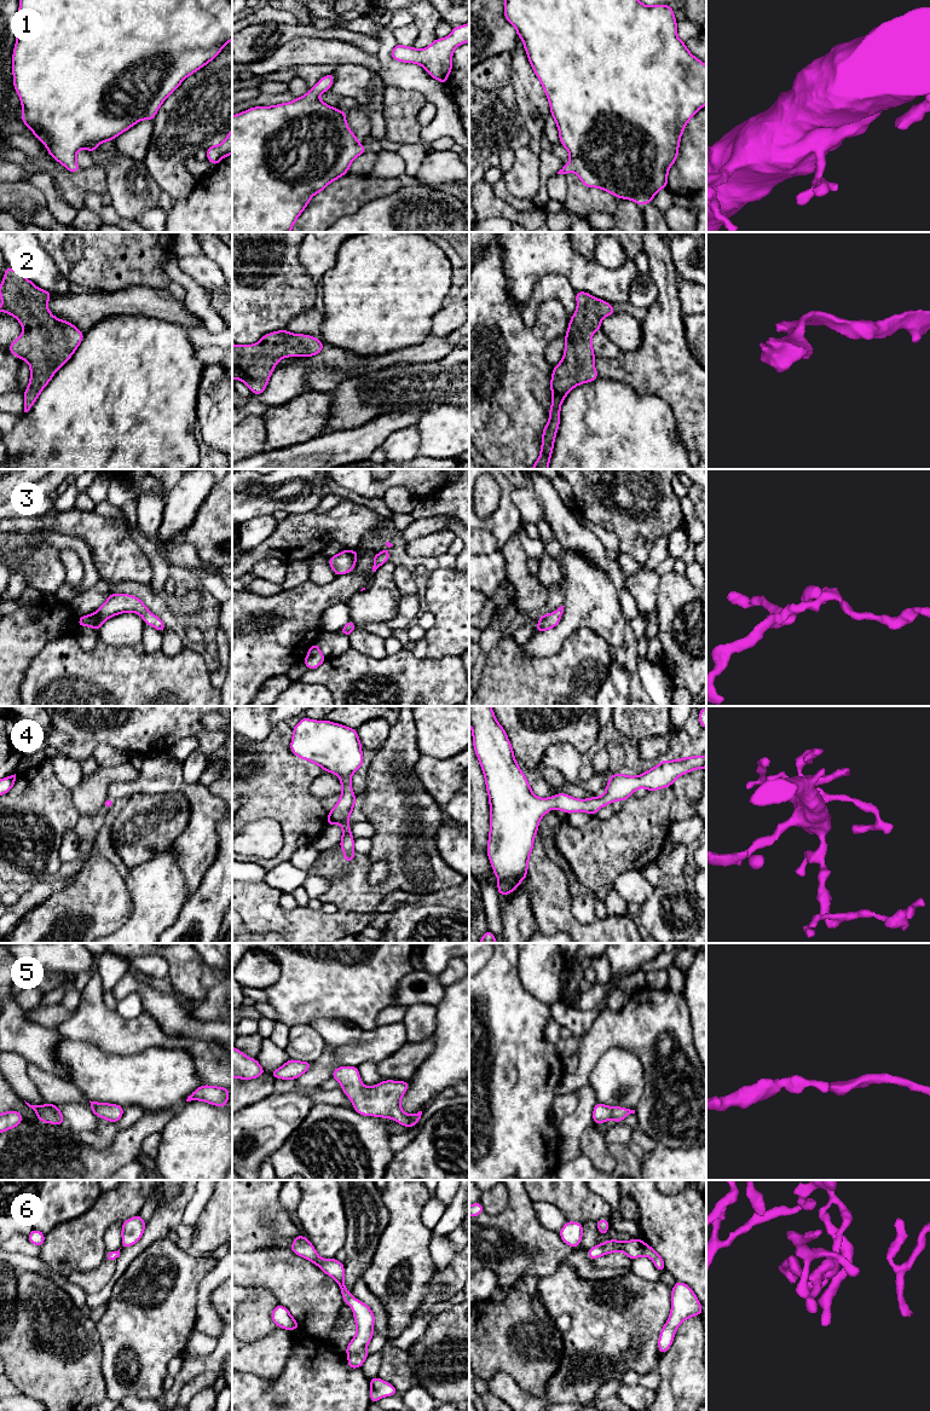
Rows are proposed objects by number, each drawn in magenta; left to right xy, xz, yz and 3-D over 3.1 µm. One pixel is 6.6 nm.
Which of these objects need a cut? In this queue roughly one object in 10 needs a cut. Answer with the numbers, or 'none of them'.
none of them

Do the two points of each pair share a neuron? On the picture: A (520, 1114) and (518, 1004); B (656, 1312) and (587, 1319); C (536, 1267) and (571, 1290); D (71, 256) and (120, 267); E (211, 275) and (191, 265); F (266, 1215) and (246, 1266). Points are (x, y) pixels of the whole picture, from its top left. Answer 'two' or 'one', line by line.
A: one
B: one
C: two
D: one
E: one
F: two

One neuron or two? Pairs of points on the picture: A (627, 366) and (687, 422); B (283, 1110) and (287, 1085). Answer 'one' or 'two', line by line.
A: one
B: two

